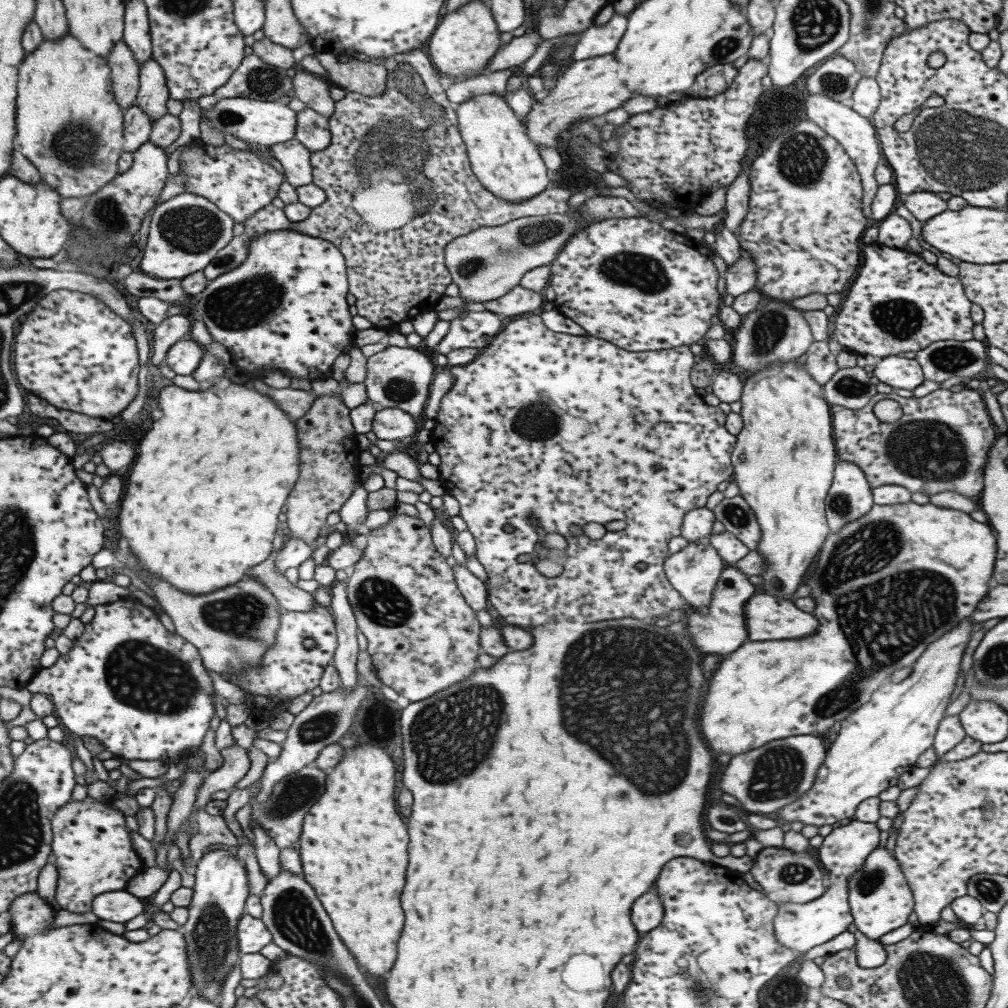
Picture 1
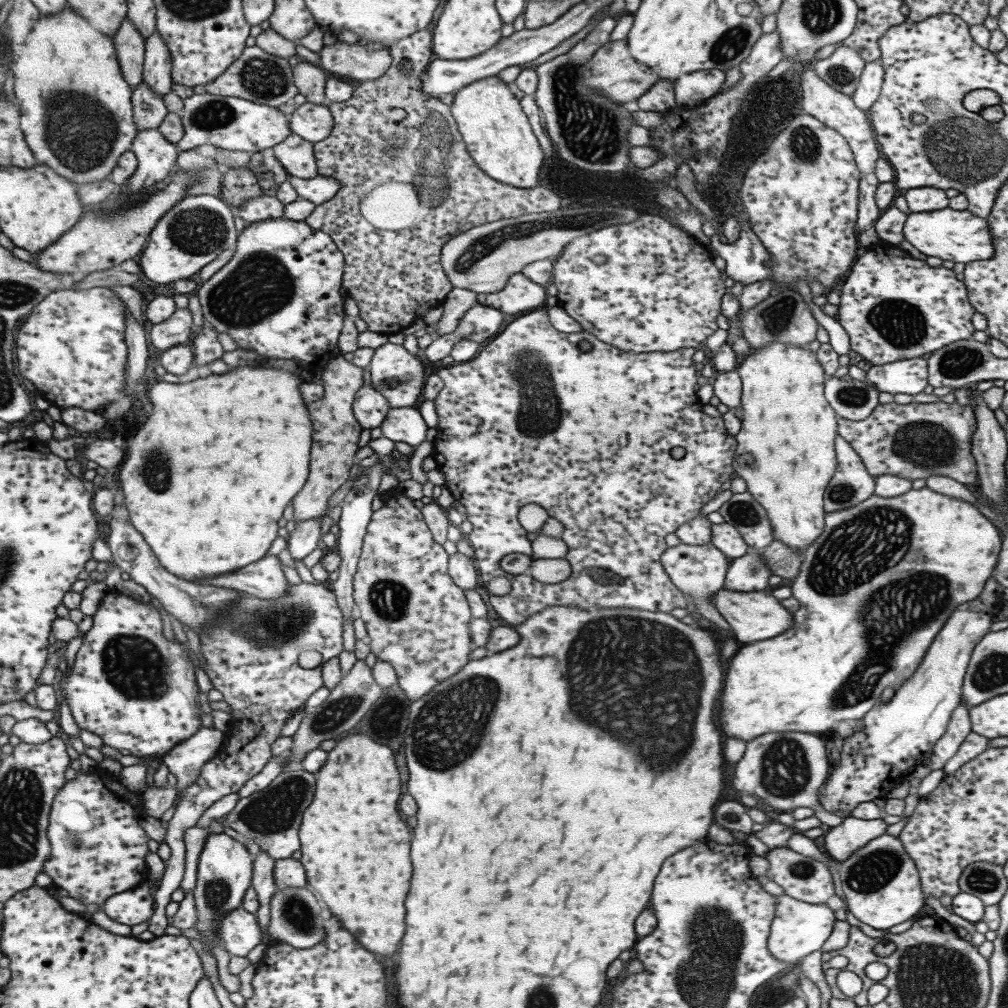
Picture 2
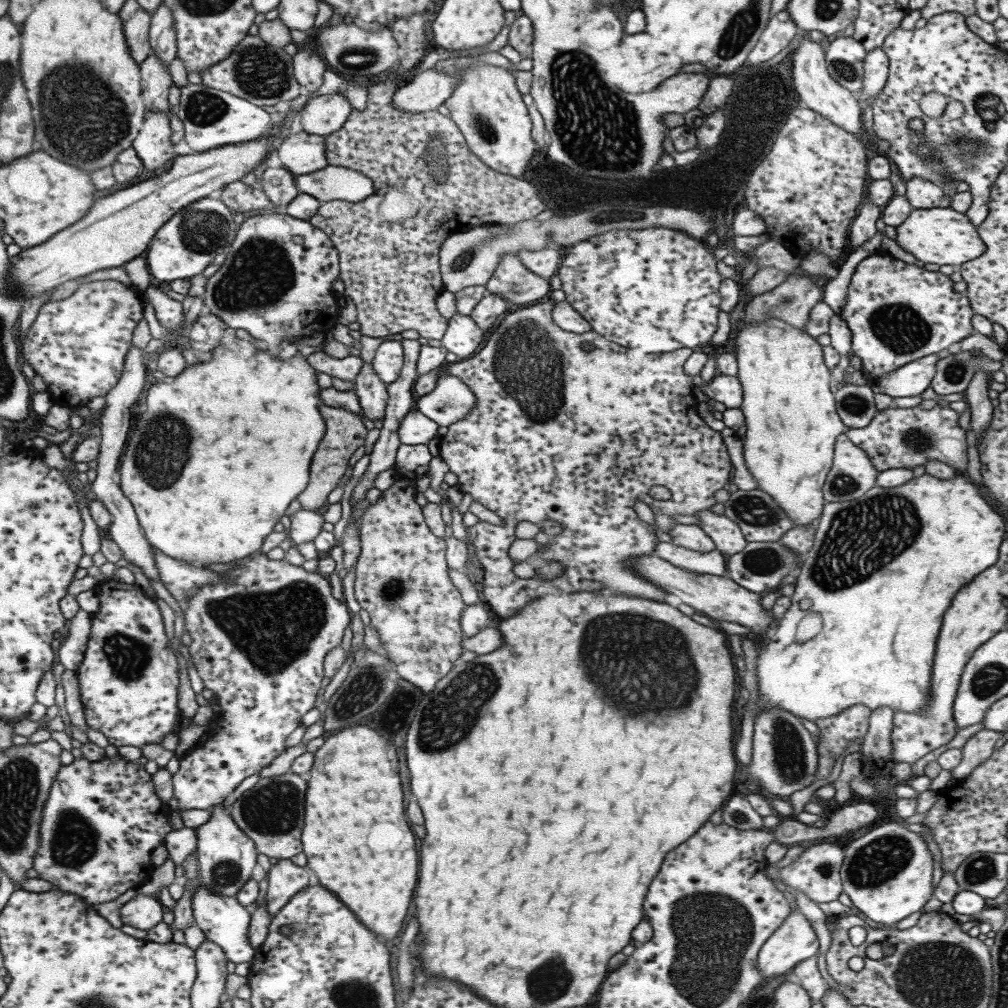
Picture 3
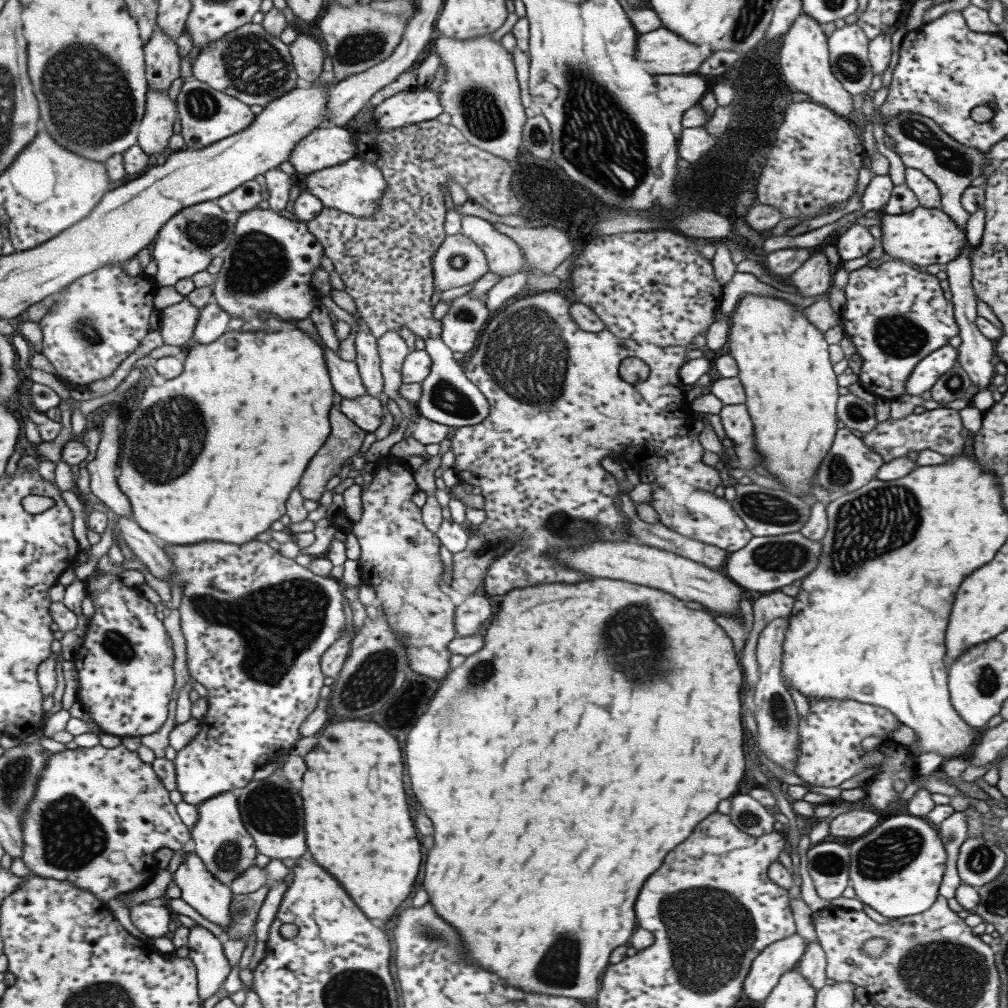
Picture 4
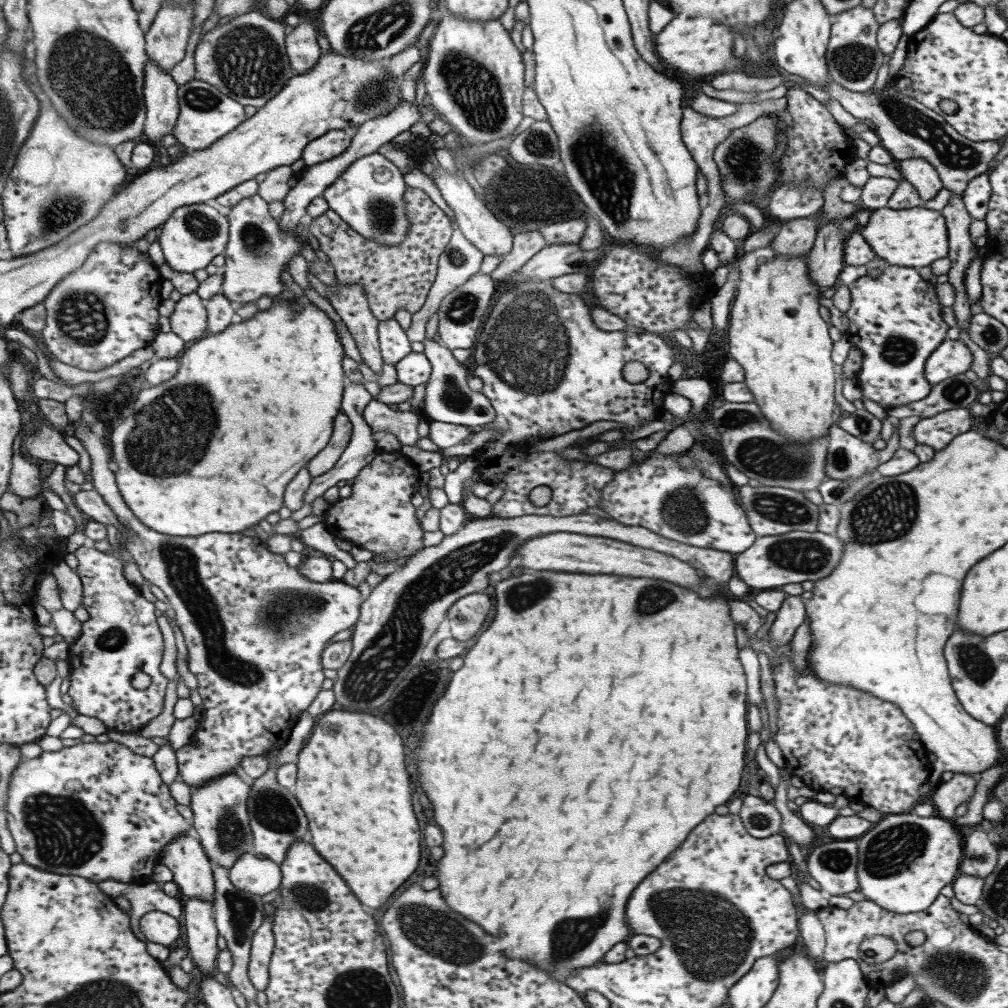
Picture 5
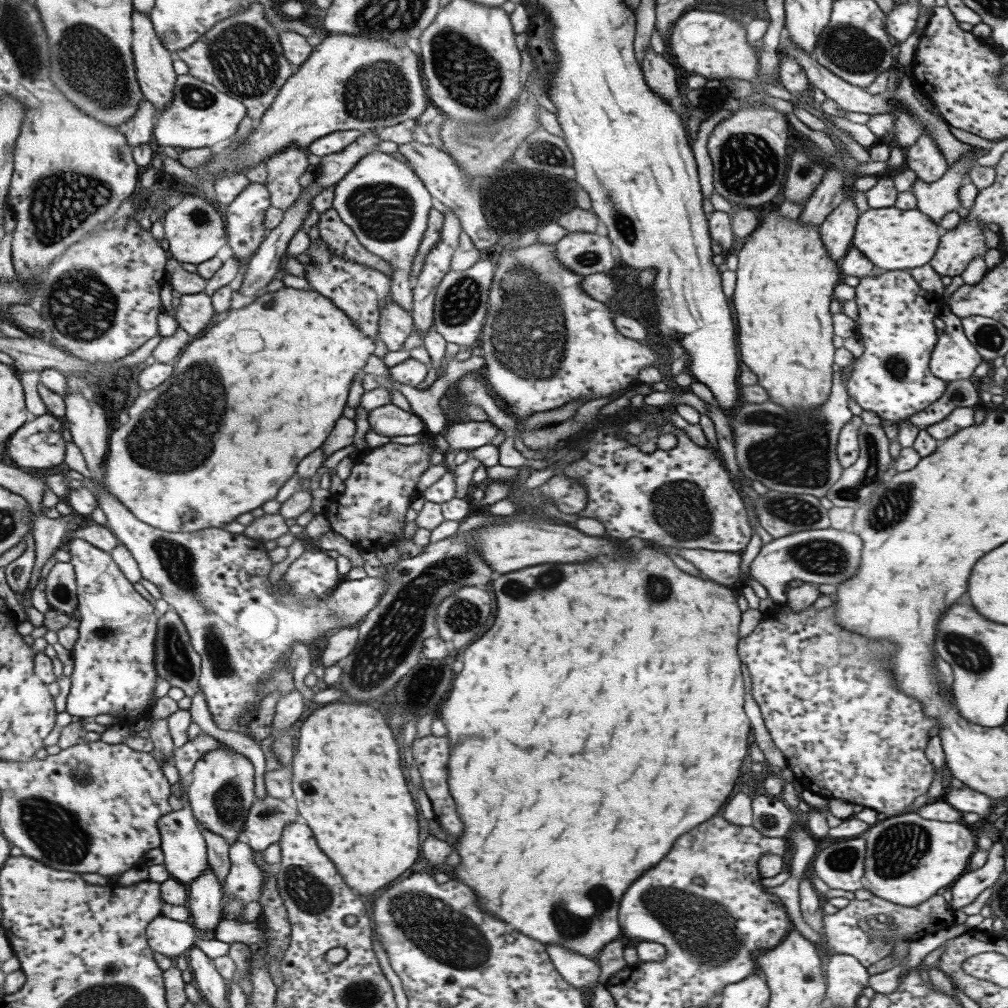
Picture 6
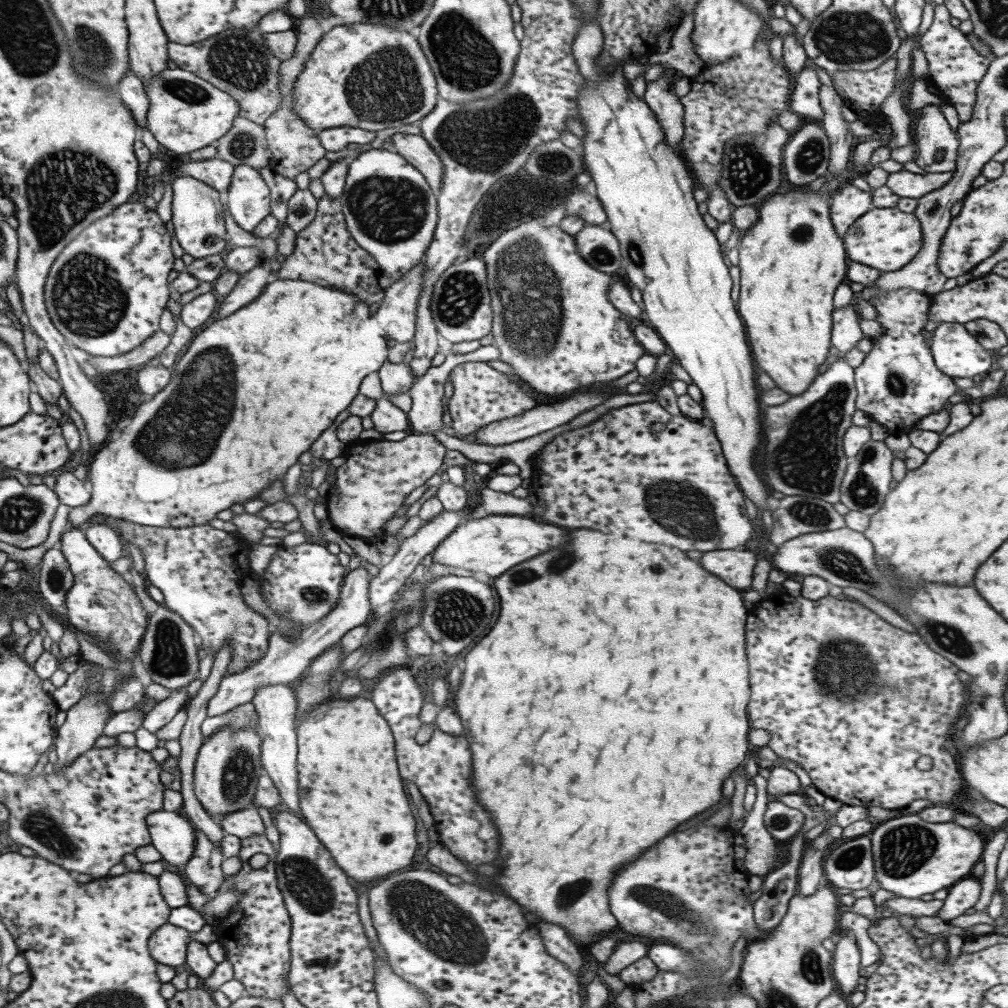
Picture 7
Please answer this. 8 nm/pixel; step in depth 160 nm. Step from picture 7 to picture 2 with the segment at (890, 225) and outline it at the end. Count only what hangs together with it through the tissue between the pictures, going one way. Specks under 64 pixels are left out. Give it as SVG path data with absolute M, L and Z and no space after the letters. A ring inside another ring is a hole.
M943 207L929 212L914 212L906 216L902 226L904 239L925 256L951 262L970 263L987 260L994 255L994 244L986 218L975 216L967 209L951 210Z

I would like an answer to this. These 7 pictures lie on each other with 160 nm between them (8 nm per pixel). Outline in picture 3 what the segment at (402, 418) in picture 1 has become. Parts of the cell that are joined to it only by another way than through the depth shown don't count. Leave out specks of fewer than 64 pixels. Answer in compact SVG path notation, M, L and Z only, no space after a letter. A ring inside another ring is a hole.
M412 410L403 418L398 428L400 444L427 445L431 438L437 436L435 433L438 426L423 414Z

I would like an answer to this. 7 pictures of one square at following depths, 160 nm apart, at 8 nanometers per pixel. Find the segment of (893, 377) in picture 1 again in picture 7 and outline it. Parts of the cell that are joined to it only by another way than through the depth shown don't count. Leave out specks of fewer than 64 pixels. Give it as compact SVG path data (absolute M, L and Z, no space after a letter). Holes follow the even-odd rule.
M937 324L929 347L935 368L950 377L984 377L991 366L991 353L983 350L962 324Z

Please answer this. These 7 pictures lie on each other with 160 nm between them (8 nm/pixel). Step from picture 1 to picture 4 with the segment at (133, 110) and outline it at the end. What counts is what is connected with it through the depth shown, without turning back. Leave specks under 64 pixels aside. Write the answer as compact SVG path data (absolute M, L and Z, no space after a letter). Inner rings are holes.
M154 25L149 40L144 44L144 75L148 88L167 92L170 84L179 77L180 56L176 42L162 28Z

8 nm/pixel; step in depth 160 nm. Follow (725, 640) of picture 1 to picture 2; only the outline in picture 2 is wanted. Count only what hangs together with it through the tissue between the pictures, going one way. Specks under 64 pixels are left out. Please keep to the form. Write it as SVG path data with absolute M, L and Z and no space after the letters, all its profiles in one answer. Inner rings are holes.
M762 550L749 552L732 559L728 565L722 586L737 592L763 591L772 572L762 557ZM761 551L761 553L760 553Z

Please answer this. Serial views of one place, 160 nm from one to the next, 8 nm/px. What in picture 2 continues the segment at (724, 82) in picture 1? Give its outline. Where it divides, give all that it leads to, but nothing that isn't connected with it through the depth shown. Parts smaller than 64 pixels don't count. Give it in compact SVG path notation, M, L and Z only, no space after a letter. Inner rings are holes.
M717 69L682 74L672 84L676 106L695 107L701 105L705 100L717 94L723 80L724 72Z

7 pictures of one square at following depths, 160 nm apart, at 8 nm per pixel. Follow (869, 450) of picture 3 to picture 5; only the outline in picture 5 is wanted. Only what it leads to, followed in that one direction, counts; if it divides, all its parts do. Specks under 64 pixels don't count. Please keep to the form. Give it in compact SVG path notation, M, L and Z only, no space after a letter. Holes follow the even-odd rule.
M955 408L919 419L917 424L912 426L912 439L915 439L917 444L926 444L938 451L958 434L973 428L967 409Z

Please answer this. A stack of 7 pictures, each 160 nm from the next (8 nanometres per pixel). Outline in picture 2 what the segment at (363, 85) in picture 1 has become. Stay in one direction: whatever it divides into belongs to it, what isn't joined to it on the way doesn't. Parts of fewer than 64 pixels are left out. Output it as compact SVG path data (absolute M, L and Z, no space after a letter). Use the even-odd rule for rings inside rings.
M338 40L329 46L323 45L318 51L318 58L317 66L328 75L359 82L378 79L389 68L392 59L388 46L382 46L380 50L369 51L366 45L361 45L357 42L346 44Z

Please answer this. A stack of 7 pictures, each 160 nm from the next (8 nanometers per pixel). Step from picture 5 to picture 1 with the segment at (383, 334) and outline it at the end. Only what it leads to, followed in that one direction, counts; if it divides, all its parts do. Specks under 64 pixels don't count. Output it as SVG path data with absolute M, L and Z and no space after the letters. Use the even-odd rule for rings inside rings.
M387 346L384 350L366 359L366 376L363 380L367 399L382 408L397 408L407 412L419 428L424 418L423 406L427 400L428 388L433 378L433 363L417 350Z

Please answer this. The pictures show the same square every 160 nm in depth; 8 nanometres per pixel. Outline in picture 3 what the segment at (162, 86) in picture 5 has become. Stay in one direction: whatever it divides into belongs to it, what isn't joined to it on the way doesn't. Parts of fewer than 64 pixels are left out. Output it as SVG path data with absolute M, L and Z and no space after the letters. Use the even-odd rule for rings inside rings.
M147 111L142 128L135 135L132 149L147 170L157 170L163 162L173 158L168 112Z

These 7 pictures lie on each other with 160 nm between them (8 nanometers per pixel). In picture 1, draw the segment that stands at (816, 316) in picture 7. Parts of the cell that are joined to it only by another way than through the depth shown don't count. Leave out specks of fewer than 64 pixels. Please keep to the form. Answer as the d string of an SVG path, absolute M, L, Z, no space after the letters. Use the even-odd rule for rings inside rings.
M794 361L788 362L787 364L771 364L771 366L767 366L767 368L759 370L759 372L755 372L755 374L751 374L751 376L748 376L742 382L742 391L740 393L740 400L738 402L741 403L739 415L742 418L742 427L736 434L736 441L730 452L730 463L732 465L732 477L730 480L737 484L739 495L741 495L741 498L749 505L749 508L755 515L757 524L760 526L760 539L755 549L757 549L759 554L763 557L766 566L764 566L764 571L759 574L759 576L763 578L763 582L757 585L756 588L758 592L769 593L771 596L792 602L794 598L791 597L791 594L800 584L803 584L805 574L807 574L807 570L811 568L817 551L823 544L825 537L831 532L827 526L823 510L825 507L824 499L830 487L834 466L837 461L832 437L830 409L824 400L822 386L817 384L817 382L811 378L811 375L807 375L807 372L803 370L803 365L799 366L799 364L794 364Z

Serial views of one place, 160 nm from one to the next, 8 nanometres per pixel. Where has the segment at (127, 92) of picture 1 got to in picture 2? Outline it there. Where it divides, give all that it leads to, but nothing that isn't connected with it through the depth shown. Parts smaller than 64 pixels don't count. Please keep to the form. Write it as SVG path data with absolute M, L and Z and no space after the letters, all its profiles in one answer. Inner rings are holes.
M126 19L114 32L112 43L121 74L133 90L142 82L144 38L140 37L136 26Z

